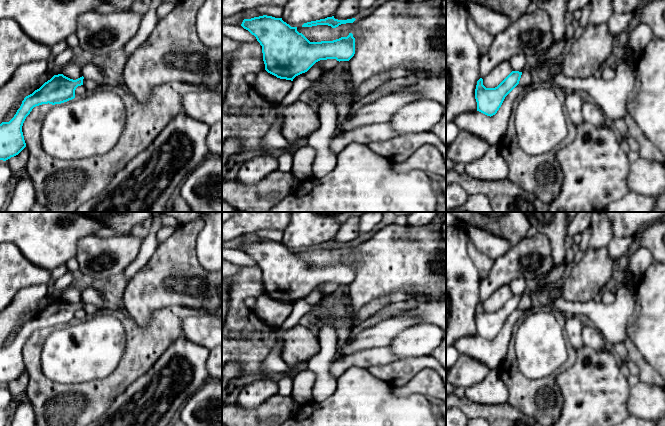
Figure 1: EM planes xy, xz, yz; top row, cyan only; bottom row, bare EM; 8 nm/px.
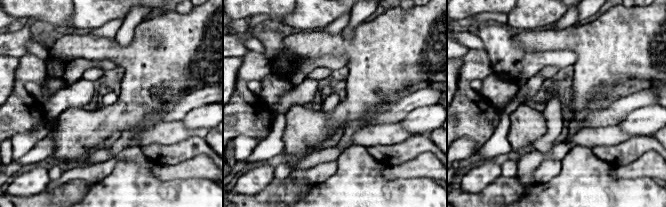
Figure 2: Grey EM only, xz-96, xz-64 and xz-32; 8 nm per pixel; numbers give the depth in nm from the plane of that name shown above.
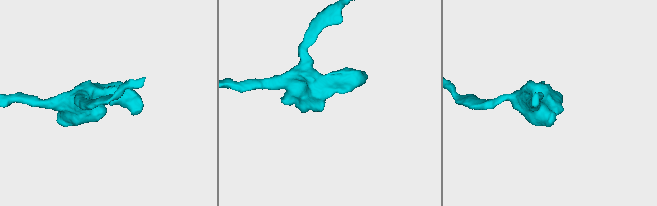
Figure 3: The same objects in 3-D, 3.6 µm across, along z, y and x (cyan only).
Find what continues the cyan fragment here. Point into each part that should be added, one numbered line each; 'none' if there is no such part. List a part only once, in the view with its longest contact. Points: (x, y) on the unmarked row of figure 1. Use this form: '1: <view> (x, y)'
none

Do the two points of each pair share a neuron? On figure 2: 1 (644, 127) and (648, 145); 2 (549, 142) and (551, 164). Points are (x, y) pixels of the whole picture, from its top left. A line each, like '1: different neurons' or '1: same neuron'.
1: different neurons
2: same neuron

